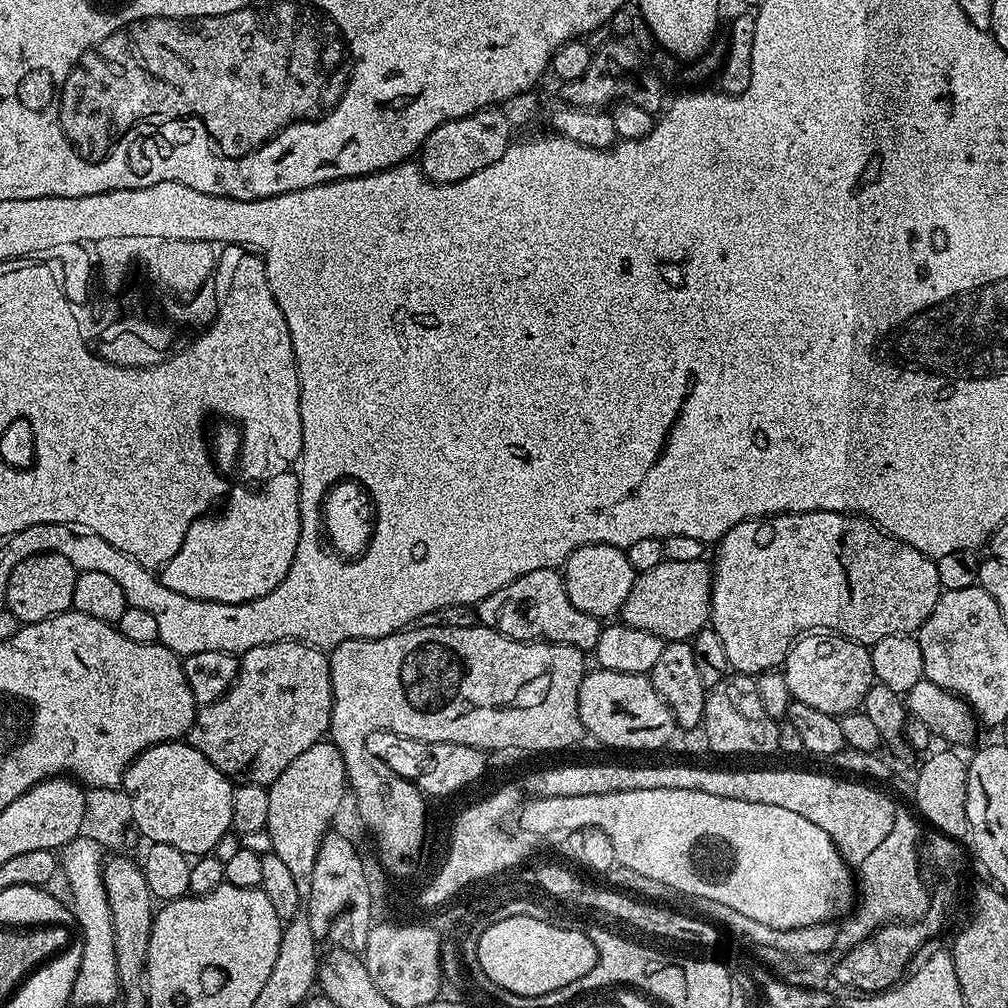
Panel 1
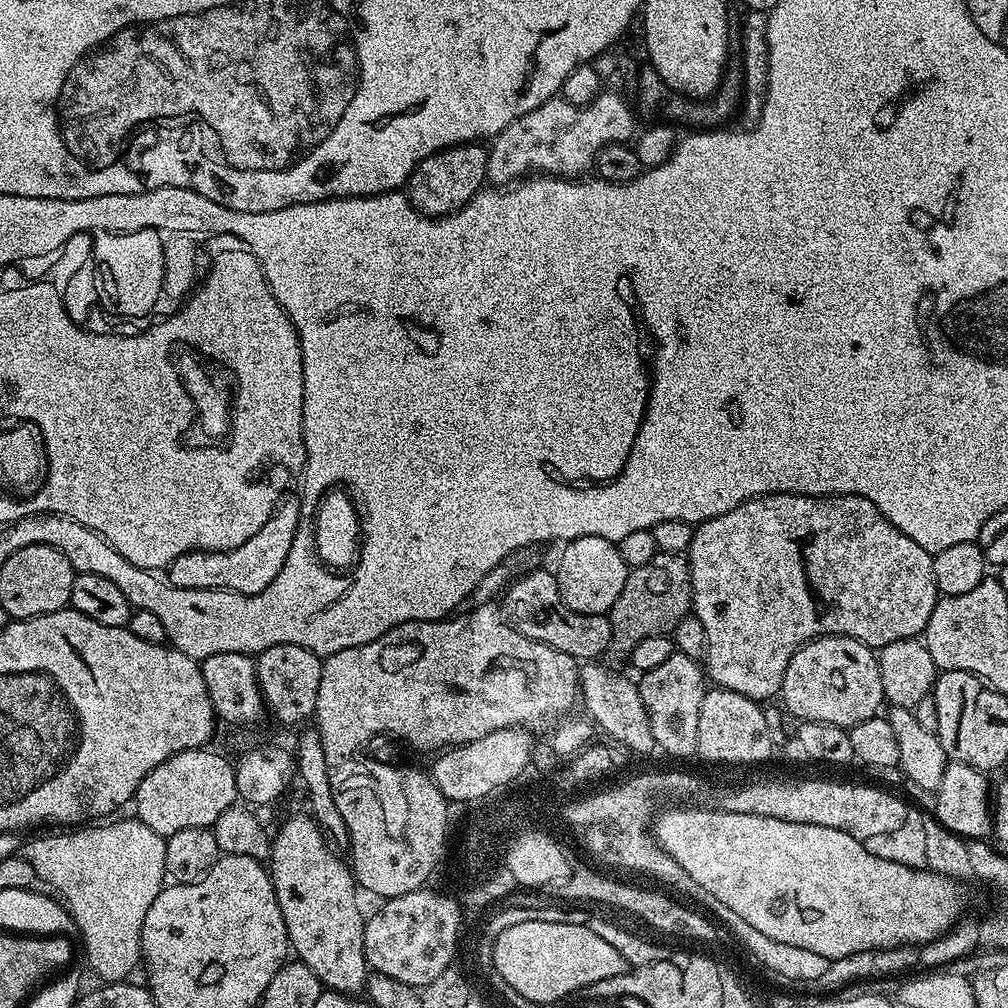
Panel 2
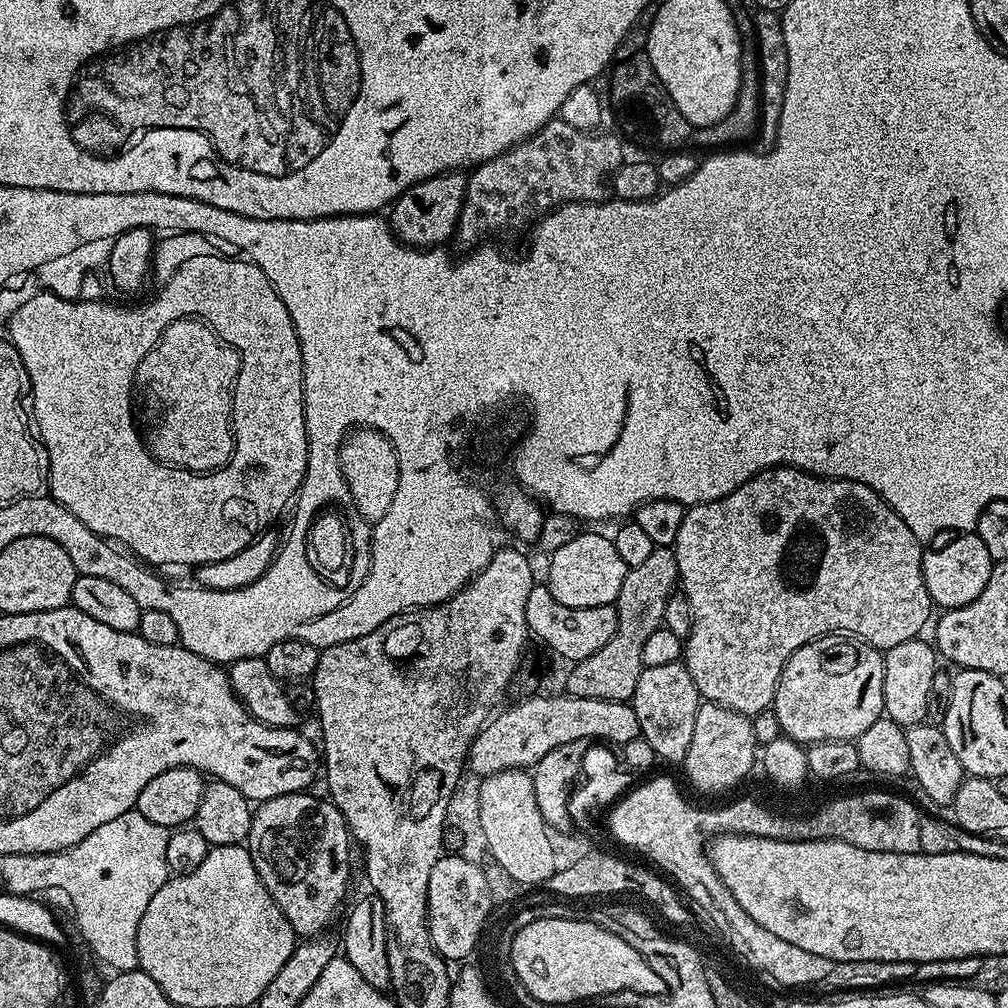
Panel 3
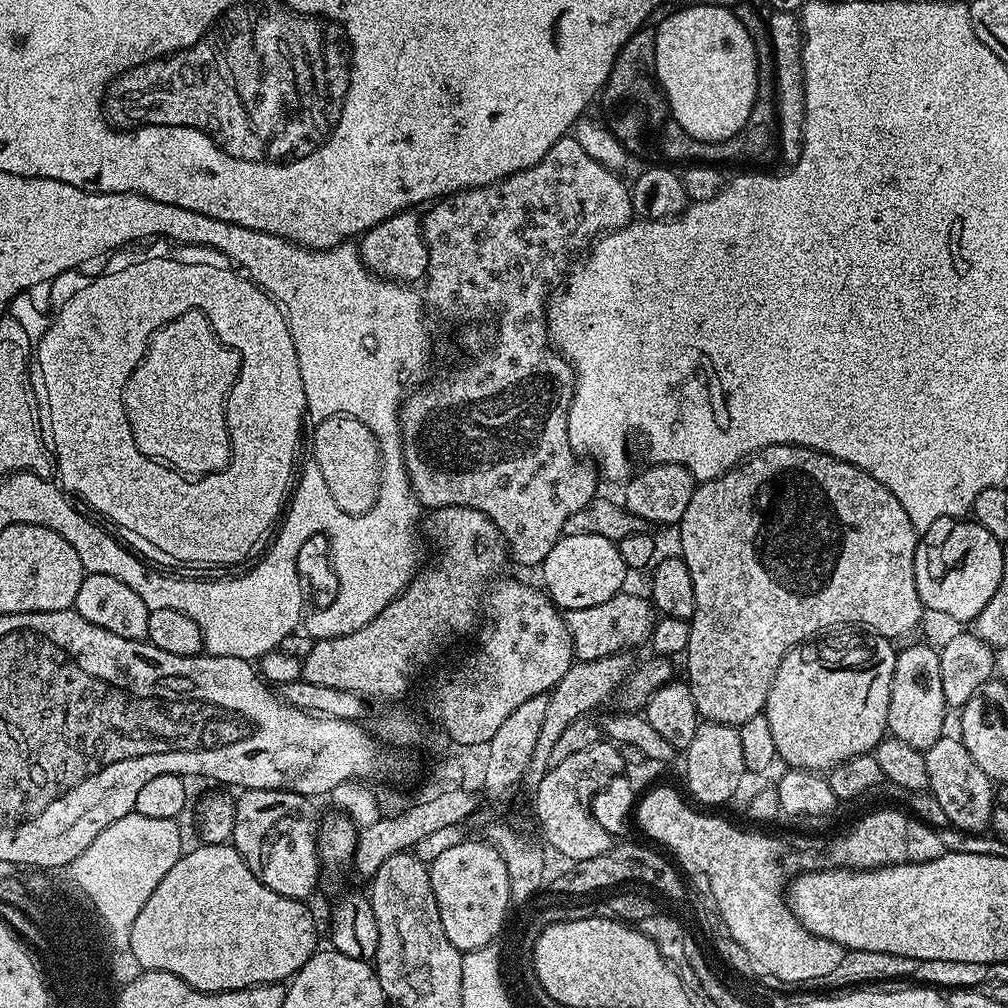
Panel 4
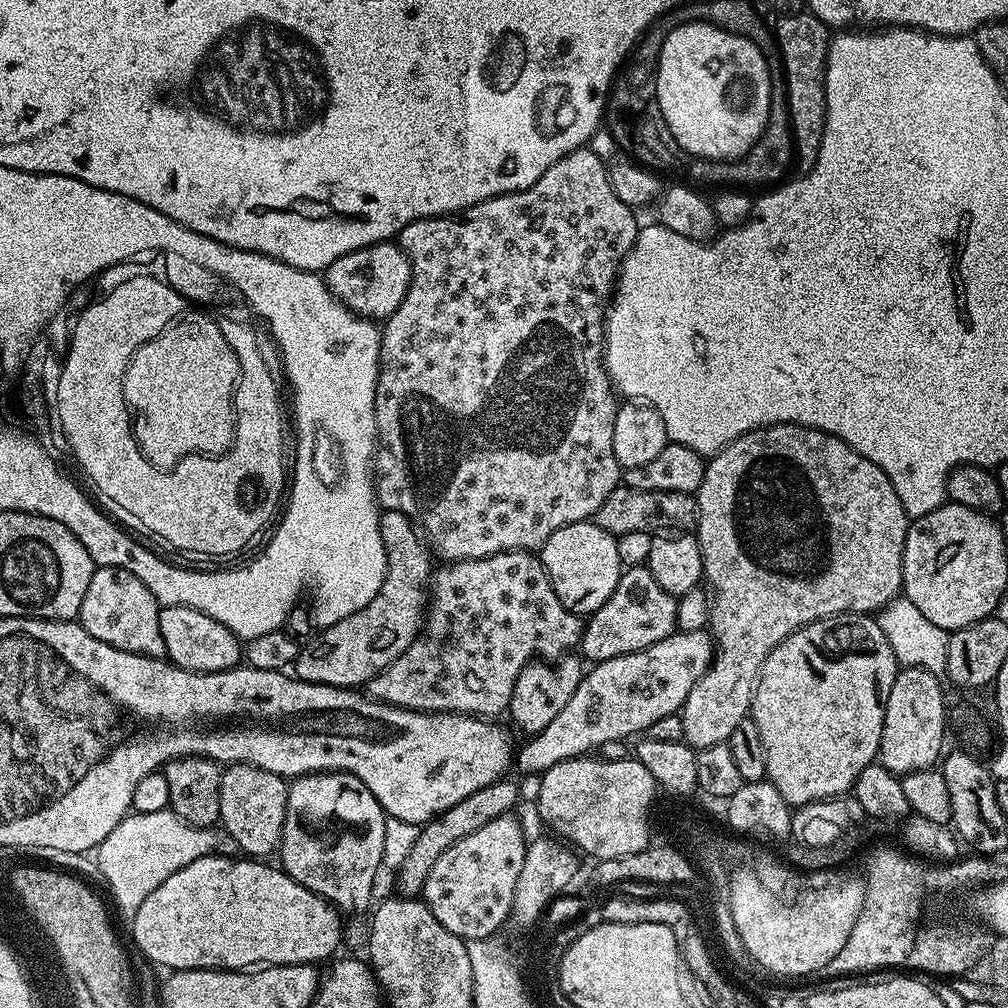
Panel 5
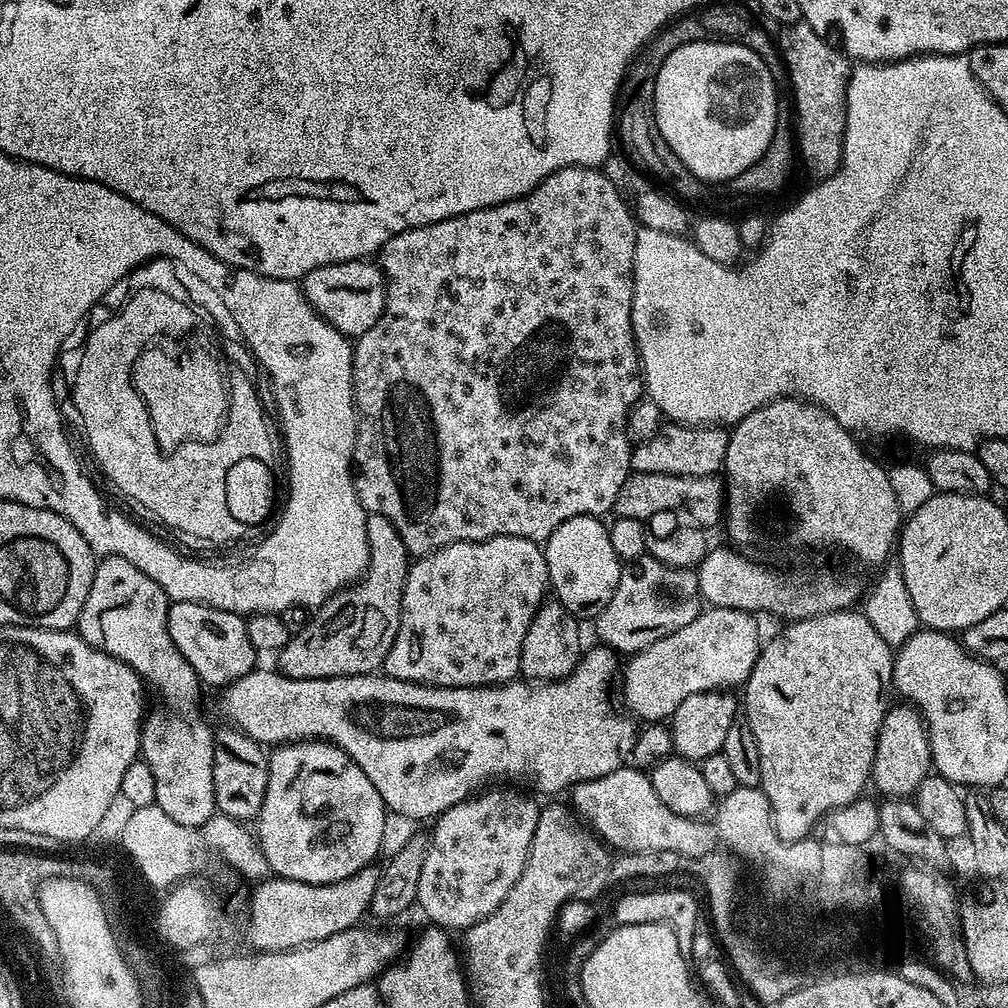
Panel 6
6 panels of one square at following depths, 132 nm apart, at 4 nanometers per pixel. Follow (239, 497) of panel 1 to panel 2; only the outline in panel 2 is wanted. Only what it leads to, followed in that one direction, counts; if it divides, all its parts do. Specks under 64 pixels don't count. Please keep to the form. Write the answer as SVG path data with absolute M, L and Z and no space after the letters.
M294 496L287 497L249 542L244 542L230 552L187 552L180 555L169 565L166 578L175 588L180 589L218 589L244 595L260 593L282 570L299 521L300 501Z

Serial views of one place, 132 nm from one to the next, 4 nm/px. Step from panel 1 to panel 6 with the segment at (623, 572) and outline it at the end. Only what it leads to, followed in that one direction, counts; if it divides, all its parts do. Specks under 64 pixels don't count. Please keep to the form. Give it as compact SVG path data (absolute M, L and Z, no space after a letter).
M594 516L570 518L562 522L562 526L554 530L554 534L548 536L543 549L548 567L548 582L555 599L560 600L562 606L566 606L566 610L570 610L570 614L574 617L595 618L599 616L602 609L610 602L610 598L614 598L614 590L618 586L622 567L618 554L614 554L614 546L610 546L610 534L605 521Z

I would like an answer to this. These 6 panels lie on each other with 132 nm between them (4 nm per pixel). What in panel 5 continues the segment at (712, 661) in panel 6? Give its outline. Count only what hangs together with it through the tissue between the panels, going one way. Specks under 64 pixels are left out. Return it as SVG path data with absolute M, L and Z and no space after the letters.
M678 630L654 646L595 663L546 730L517 747L513 771L536 776L561 760L576 759L606 742L628 740L649 731L659 718L673 716L683 707L695 682L712 664L714 652L715 643L709 631Z

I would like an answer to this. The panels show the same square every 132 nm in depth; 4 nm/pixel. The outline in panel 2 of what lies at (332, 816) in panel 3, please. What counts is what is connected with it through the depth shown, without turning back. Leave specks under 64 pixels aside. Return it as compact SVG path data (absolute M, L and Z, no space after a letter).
M311 815L292 816L284 825L281 826L270 840L270 875L272 877L272 885L274 886L274 894L278 898L278 906L282 910L282 918L286 922L286 930L288 931L288 943L291 951L294 953L295 959L304 963L317 975L321 985L325 989L334 992L341 992L344 995L357 995L365 991L368 977L367 960L364 952L364 926L366 918L361 914L360 908L356 905L356 892L358 893L358 885L356 877L352 875L351 867L340 856L336 856L337 849L333 847L327 836L324 834L323 828L316 823Z

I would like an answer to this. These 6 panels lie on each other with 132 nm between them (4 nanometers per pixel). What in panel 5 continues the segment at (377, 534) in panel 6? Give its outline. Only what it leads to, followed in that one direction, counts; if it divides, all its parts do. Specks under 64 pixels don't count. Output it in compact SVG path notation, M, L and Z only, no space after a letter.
M398 510L381 511L380 529L386 550L386 578L378 594L362 610L350 614L350 618L342 618L342 622L323 629L324 640L313 638L299 649L299 656L294 663L295 679L311 684L329 684L335 688L355 689L357 686L367 685L370 678L392 665L420 633L422 613L426 608L426 593L429 591L430 577L434 571L429 545L422 539L412 519Z

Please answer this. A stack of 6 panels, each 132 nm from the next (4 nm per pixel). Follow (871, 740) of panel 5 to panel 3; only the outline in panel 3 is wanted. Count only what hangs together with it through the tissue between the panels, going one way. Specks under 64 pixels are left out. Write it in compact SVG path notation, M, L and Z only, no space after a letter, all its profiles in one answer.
M836 634L811 640L784 663L780 675L774 709L781 733L805 746L823 740L855 742L884 715L883 681L881 649Z

